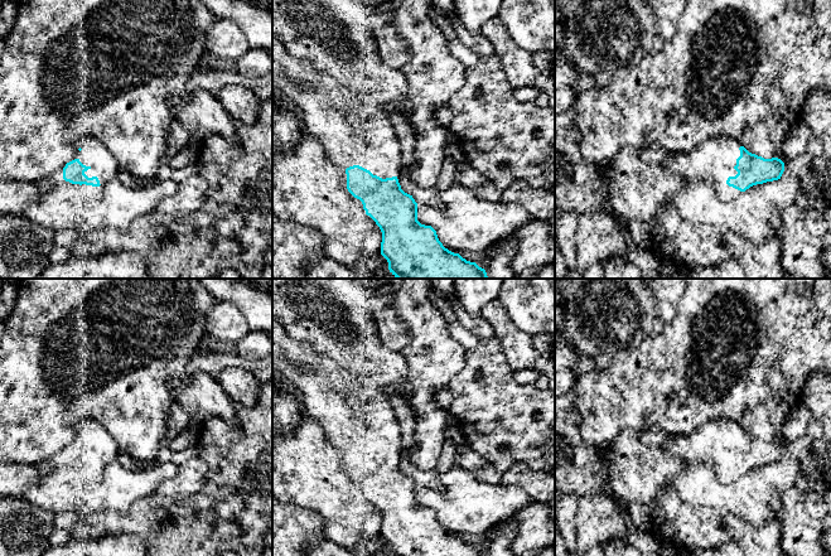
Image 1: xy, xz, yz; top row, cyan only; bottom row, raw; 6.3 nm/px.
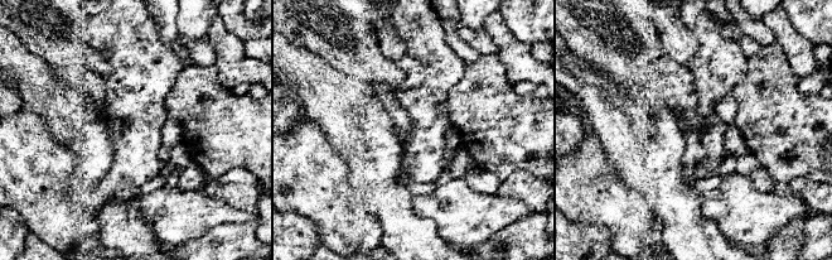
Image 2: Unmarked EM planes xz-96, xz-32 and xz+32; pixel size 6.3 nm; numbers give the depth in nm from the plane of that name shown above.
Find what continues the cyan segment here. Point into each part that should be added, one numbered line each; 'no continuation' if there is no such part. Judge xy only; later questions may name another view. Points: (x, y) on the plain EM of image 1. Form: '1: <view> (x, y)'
1: xy (95, 436)

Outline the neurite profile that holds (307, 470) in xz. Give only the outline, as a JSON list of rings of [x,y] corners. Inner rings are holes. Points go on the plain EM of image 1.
[[[301,415],[291,432],[272,434],[272,497],[317,513],[324,522],[325,538],[338,543],[338,524],[349,506],[348,475],[317,419]]]

